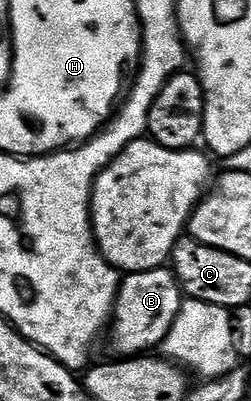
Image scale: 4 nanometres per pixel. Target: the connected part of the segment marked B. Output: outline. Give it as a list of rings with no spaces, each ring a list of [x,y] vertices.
[[[167,266],[125,274],[120,280],[120,292],[116,294],[116,307],[110,320],[110,335],[112,331],[112,347],[116,350],[115,354],[120,357],[140,357],[151,352],[148,351],[151,347],[159,348],[164,342],[166,333],[170,333],[181,306],[180,282],[176,279],[176,272]]]

